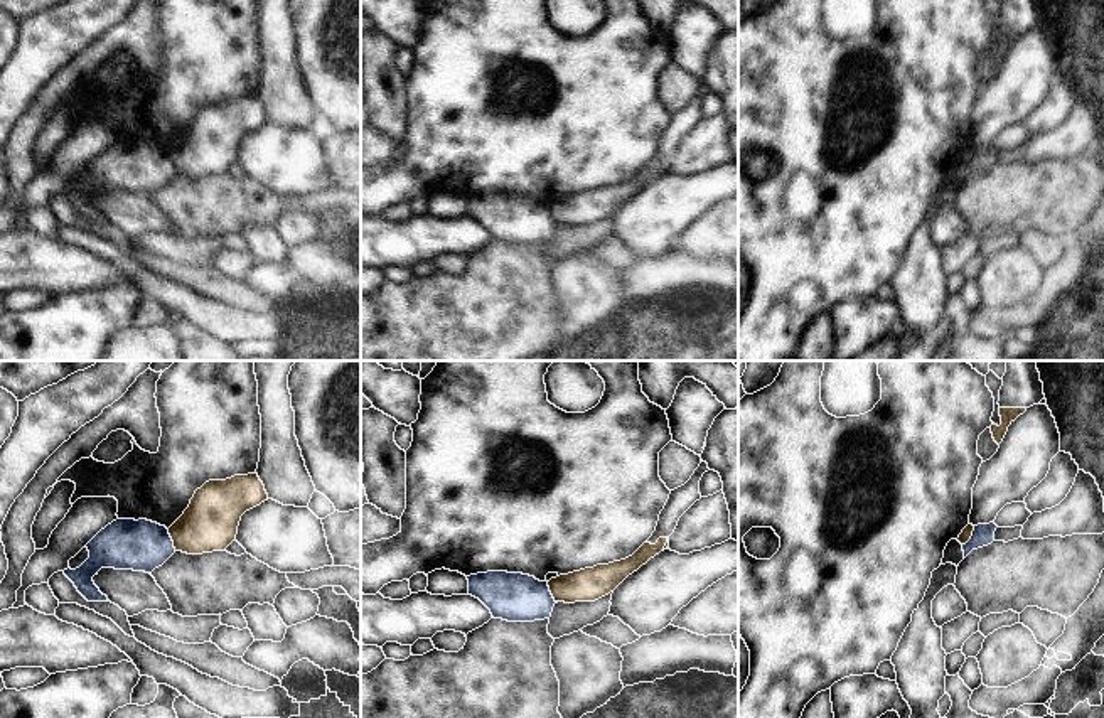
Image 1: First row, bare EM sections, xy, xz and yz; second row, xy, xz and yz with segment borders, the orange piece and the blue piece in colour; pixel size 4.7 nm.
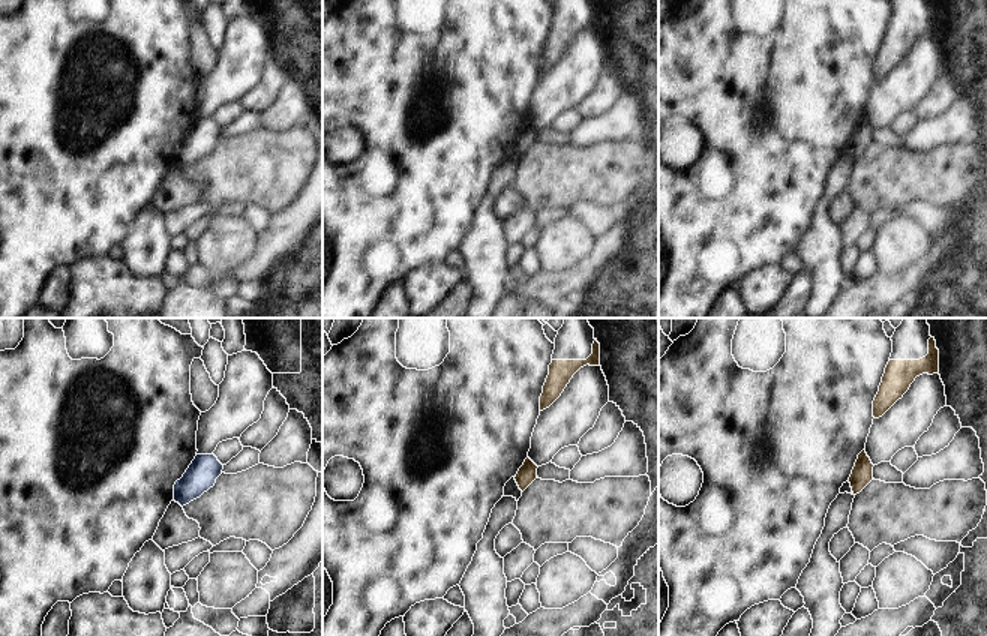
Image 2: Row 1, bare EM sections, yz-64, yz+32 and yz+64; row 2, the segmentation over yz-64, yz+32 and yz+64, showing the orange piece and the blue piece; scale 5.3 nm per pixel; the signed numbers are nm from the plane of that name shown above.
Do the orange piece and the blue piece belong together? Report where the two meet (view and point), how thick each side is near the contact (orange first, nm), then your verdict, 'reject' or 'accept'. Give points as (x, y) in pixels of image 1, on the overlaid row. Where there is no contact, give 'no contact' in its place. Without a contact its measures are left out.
xy (172, 540) | 260/240 nm | reject

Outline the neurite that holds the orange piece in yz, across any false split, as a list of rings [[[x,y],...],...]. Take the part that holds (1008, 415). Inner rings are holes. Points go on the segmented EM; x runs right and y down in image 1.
[[[1006,361],[1006,372],[999,389],[1001,425],[991,425],[994,442],[999,445],[1008,426],[1033,405],[1047,405],[1043,383],[1035,361]]]

